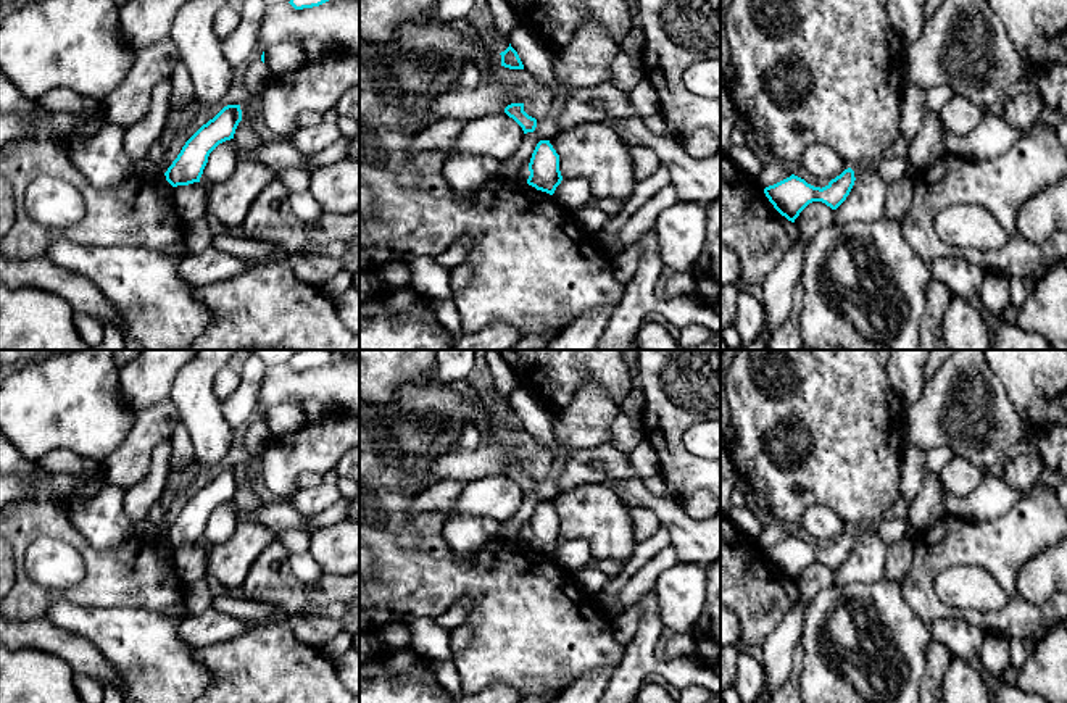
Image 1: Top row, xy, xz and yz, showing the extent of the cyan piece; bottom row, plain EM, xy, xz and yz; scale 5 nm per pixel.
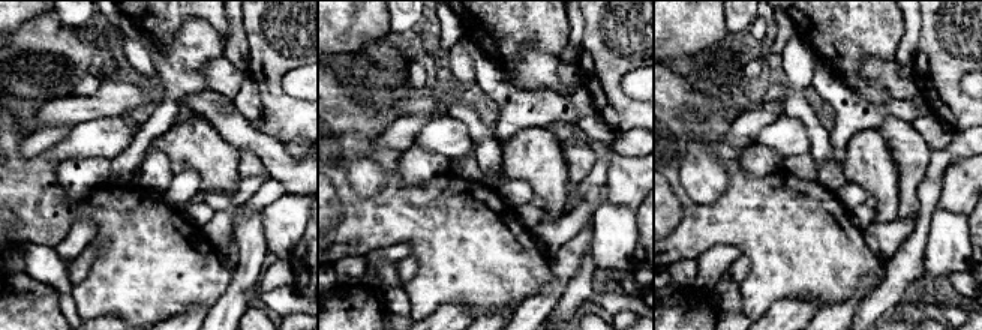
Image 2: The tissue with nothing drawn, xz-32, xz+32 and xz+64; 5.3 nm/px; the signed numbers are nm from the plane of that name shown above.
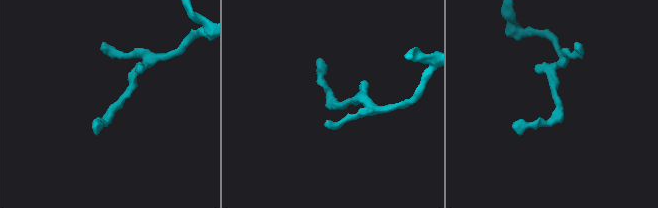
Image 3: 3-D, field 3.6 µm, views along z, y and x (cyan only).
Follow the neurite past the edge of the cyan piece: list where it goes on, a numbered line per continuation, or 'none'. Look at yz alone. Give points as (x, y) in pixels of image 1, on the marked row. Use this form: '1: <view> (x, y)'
none

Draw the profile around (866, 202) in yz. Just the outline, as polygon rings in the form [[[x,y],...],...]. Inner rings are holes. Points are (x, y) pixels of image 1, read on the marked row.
[[[857,166],[854,185],[846,200],[835,210],[835,224],[875,223],[885,216],[888,184],[874,166]]]

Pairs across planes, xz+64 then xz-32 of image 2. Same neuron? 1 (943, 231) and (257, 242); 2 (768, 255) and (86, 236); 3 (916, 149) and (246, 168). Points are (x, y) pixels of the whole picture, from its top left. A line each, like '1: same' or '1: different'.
1: different
2: different
3: same

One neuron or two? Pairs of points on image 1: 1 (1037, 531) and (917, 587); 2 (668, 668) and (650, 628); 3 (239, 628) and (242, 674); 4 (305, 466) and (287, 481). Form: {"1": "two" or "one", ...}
{"1": "one", "2": "one", "3": "two", "4": "one"}

